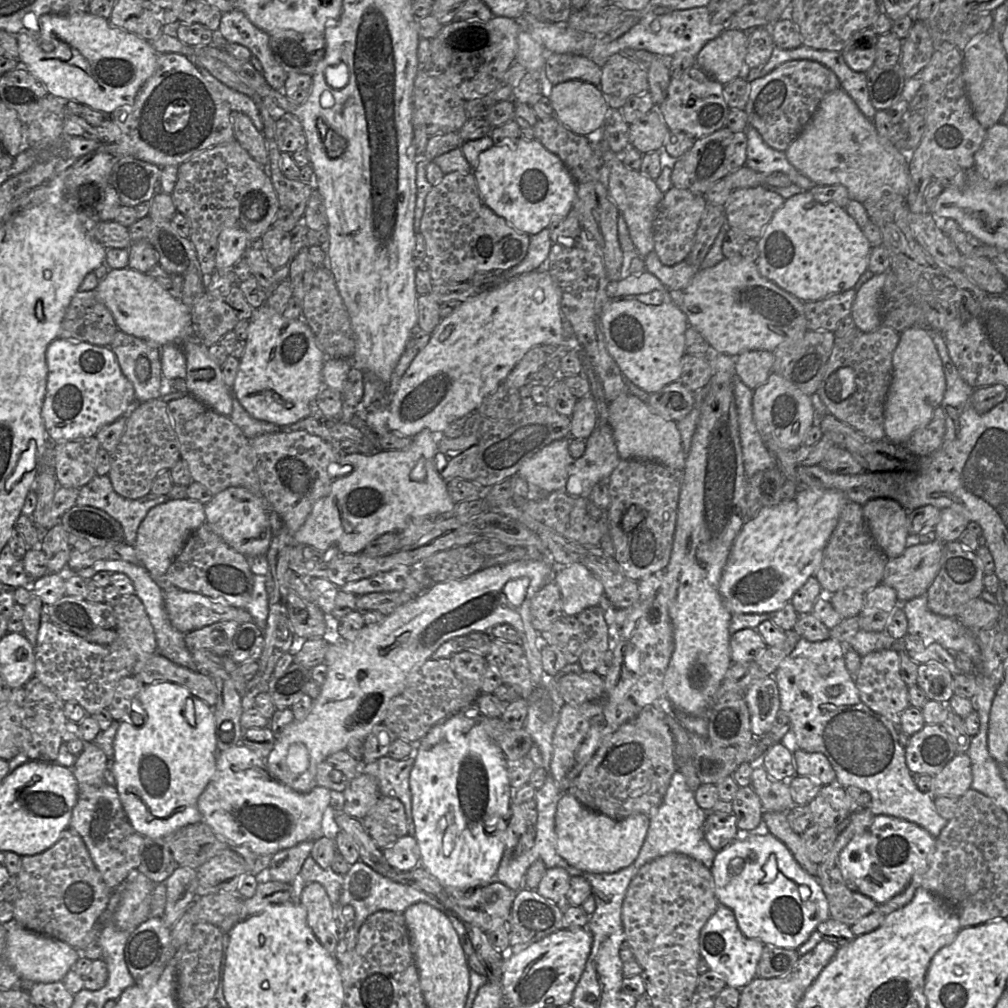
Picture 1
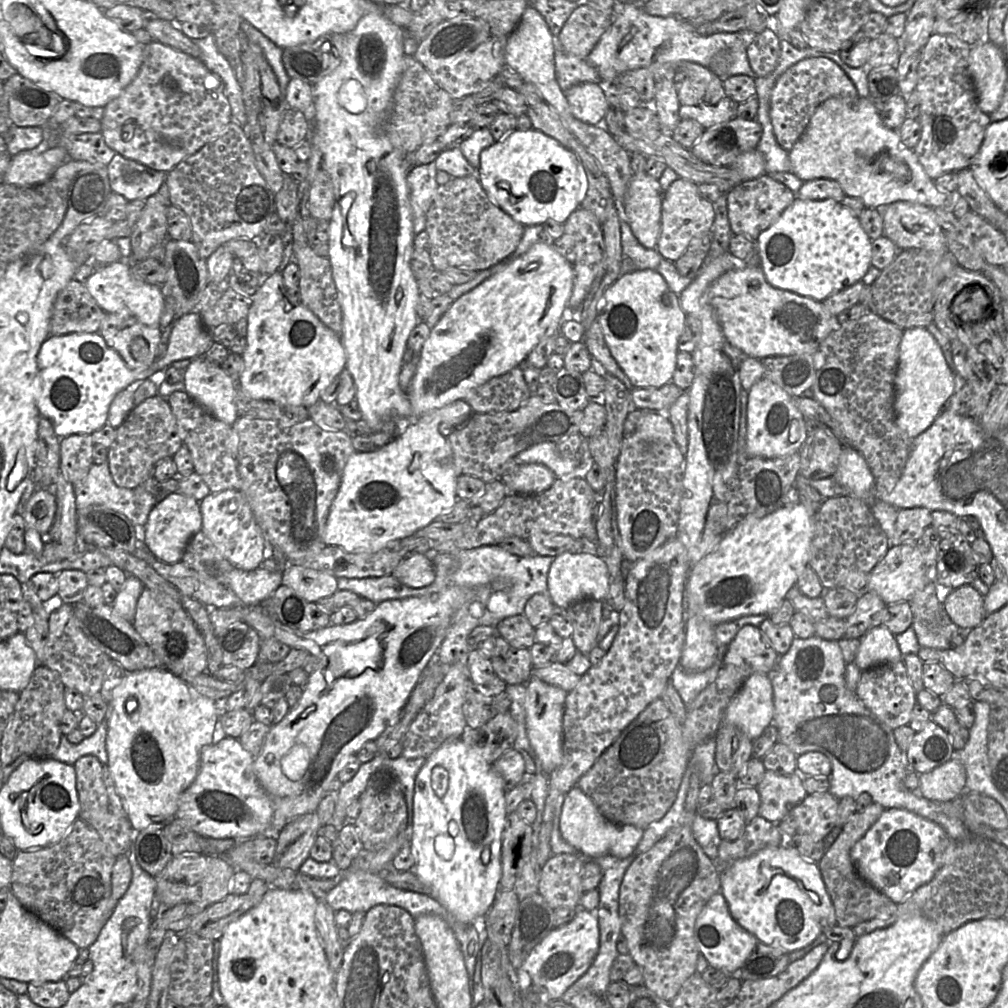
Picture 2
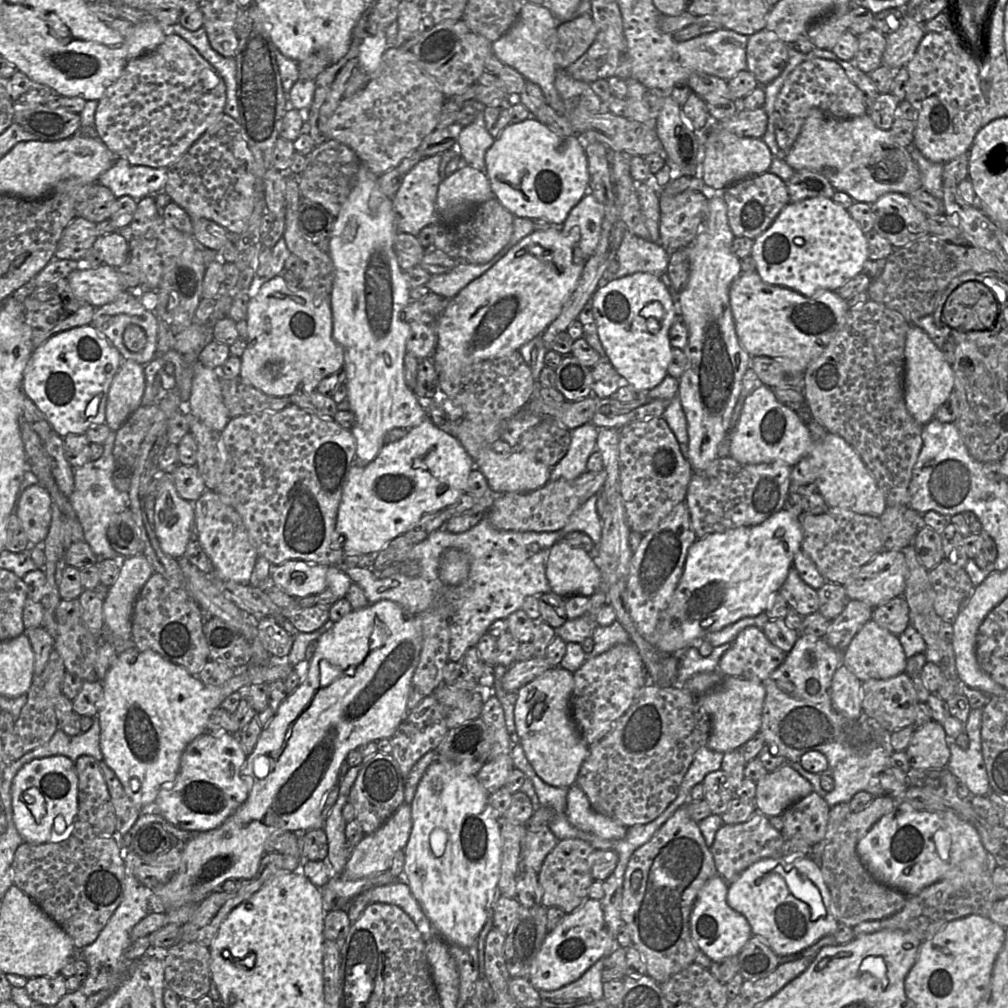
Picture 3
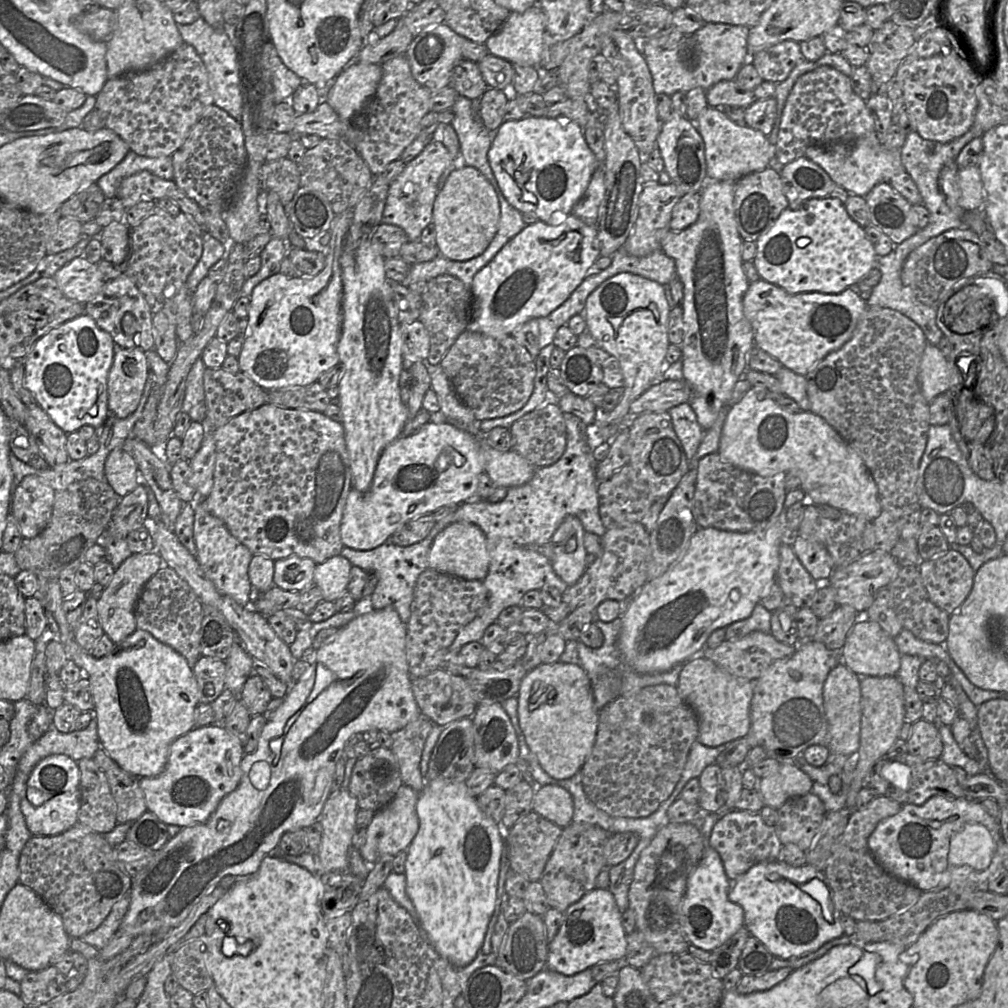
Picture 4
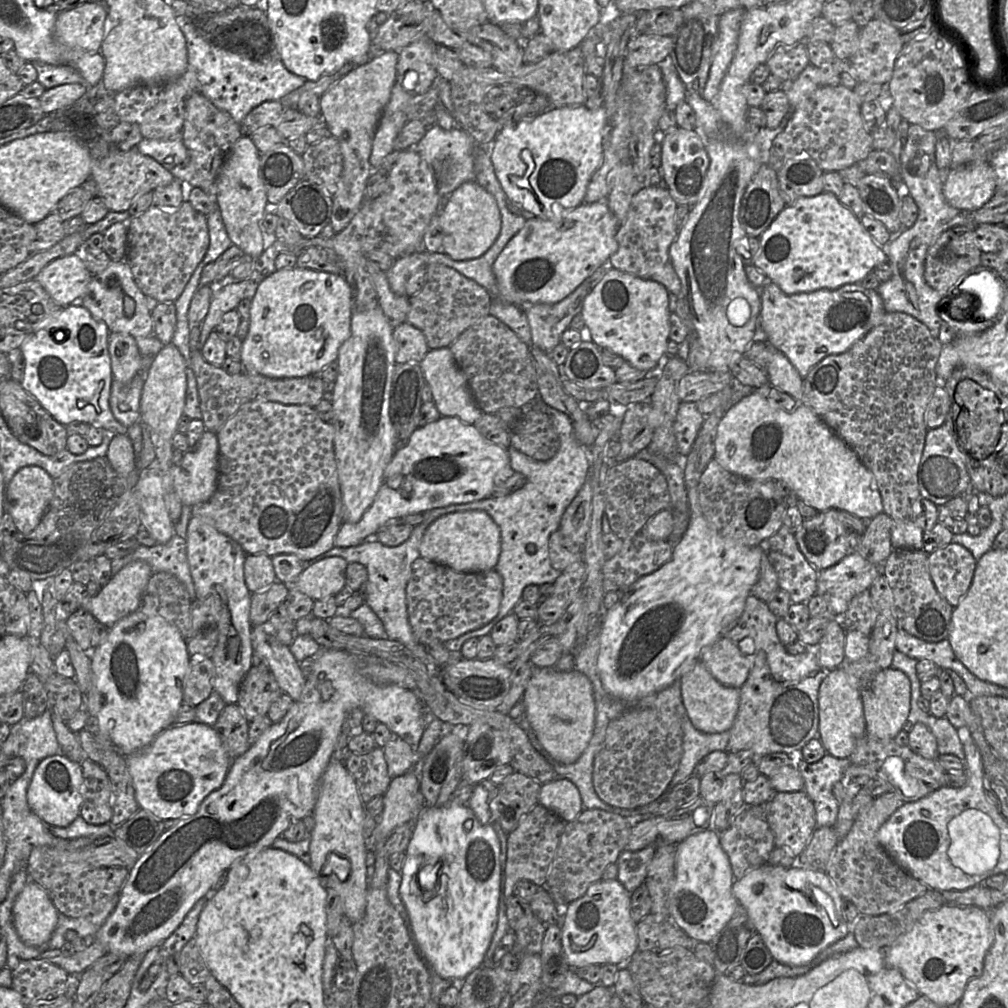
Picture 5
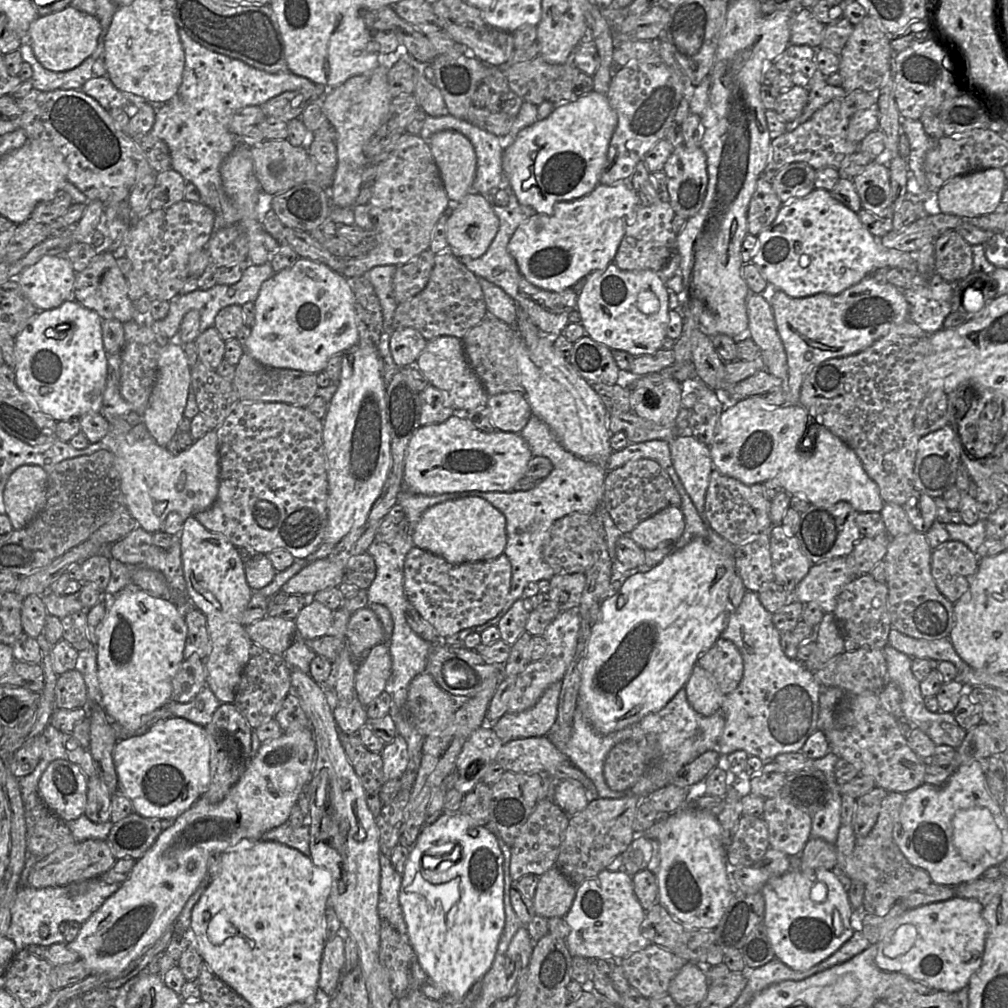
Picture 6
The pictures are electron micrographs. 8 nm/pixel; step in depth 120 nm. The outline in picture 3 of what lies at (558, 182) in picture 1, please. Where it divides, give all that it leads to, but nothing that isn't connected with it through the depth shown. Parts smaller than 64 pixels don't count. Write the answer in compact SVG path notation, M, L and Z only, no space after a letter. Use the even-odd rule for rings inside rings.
M530 116L519 123L510 123L495 139L485 154L489 182L494 196L514 216L528 219L545 219L563 225L571 209L587 193L589 185L588 159L584 141L576 136L563 136Z

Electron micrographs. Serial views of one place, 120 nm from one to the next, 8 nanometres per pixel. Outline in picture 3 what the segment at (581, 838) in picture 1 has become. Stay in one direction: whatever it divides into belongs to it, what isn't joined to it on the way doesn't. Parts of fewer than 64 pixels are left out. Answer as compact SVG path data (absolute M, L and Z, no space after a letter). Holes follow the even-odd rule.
M574 784L567 793L566 816L577 829L605 840L625 837L627 827L595 811L584 791Z

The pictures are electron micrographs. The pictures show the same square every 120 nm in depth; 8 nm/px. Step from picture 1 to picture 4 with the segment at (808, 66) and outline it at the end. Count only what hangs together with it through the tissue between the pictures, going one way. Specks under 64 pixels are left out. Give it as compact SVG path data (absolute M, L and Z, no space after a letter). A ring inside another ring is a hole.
M819 66L801 75L787 98L775 145L775 157L786 165L804 156L811 146L849 143L874 133L879 138L866 101L853 91L850 77L833 67Z

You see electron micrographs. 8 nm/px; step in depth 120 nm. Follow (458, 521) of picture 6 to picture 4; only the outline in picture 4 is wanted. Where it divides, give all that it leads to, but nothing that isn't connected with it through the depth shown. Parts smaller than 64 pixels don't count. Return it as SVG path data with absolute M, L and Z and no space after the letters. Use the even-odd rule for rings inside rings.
M456 522L447 526L434 538L428 553L429 567L465 580L483 580L487 573L490 557L486 537L482 530L468 522Z

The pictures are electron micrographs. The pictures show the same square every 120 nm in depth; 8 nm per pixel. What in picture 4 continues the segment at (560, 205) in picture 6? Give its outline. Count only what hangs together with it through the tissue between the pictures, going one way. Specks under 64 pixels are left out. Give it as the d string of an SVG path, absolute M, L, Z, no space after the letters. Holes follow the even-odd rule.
M574 215L557 225L542 221L526 225L473 278L471 285L472 310L468 329L497 339L513 336L513 332L531 319L546 317L560 307L583 282L588 269L600 257L596 226L591 226Z

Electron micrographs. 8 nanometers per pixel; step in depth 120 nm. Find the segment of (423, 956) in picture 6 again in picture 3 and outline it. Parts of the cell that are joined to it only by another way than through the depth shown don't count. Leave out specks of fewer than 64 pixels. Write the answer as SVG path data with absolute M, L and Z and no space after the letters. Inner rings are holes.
M435 760L421 778L411 804L412 830L404 848L404 878L434 930L447 943L469 947L492 914L502 859L501 820L476 775Z

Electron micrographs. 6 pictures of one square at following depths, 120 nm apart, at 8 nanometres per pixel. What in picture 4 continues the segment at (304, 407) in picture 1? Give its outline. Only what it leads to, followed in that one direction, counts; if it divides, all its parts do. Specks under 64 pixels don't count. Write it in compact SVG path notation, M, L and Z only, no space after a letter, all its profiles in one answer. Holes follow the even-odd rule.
M353 209L335 215L329 230L331 238L325 248L326 265L317 275L288 277L279 272L266 278L253 289L247 317L248 329L238 361L240 371L264 390L310 385L316 382L323 372L340 363L337 350L342 330L343 284L340 256L352 218Z

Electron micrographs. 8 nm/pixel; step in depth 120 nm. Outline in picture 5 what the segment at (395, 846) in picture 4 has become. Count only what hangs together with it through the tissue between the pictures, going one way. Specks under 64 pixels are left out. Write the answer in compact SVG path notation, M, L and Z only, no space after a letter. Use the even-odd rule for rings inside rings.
M412 770L392 778L384 794L384 808L372 835L367 839L368 851L375 842L385 842L399 826L417 820L423 808L419 781Z

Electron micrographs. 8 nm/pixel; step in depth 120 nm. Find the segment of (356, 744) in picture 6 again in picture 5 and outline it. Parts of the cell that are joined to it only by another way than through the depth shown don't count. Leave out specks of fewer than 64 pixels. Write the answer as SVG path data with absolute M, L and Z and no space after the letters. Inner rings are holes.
M376 747L363 755L350 753L344 764L354 778L364 804L387 792L392 778L382 748Z

